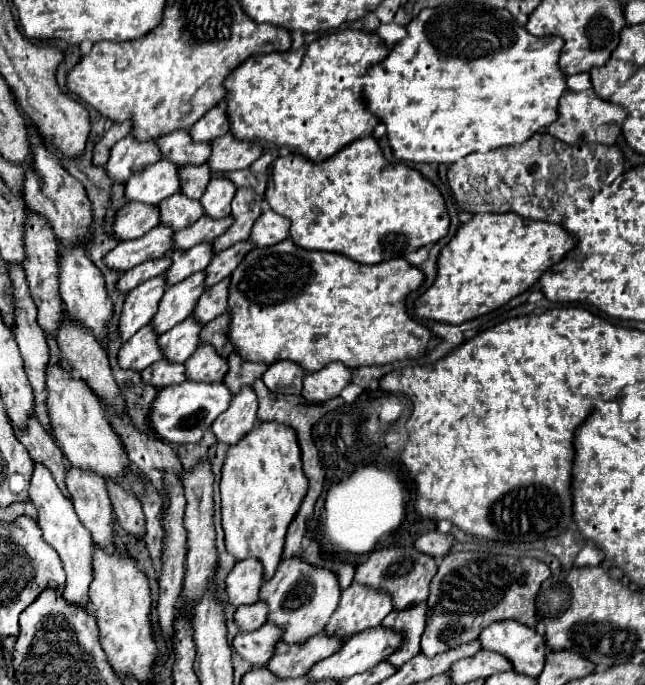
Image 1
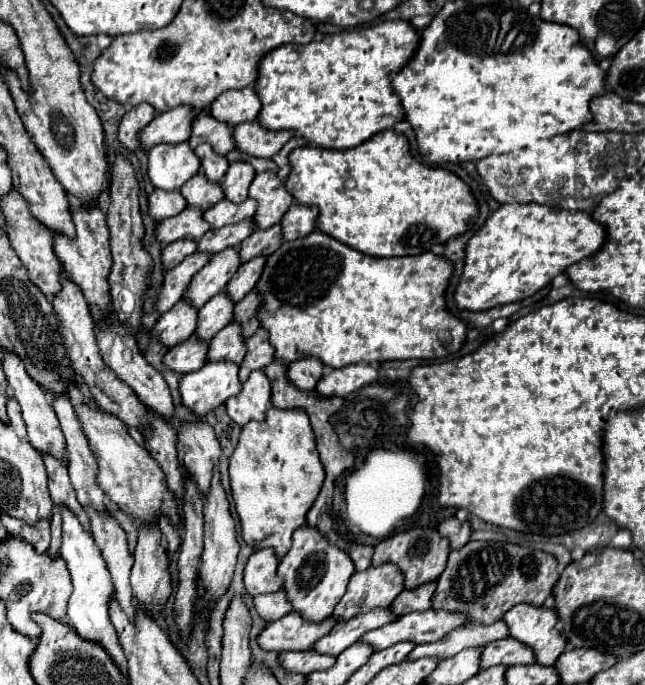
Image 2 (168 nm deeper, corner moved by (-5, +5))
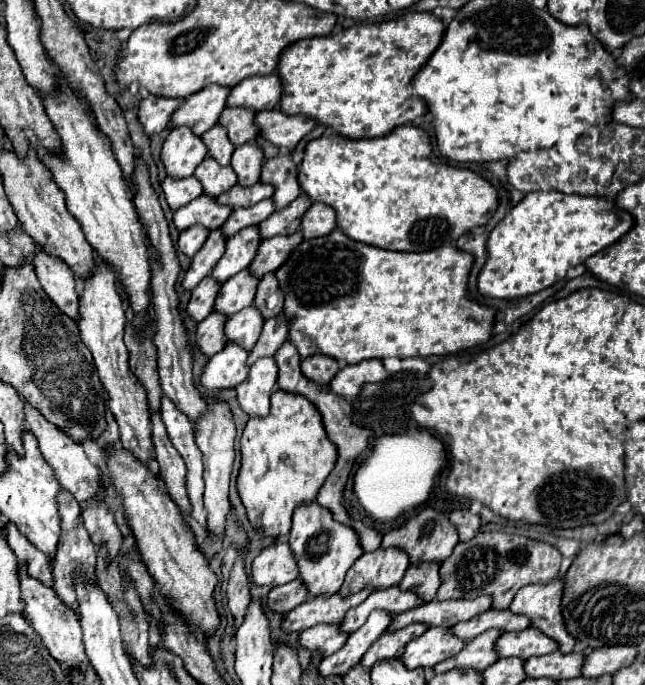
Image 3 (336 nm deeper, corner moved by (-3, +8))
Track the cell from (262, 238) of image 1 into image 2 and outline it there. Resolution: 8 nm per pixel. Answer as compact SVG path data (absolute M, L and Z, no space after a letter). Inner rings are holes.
M291 204L289 210L281 218L281 228L283 228L283 240L297 240L303 238L305 234L315 230L315 216L317 208L307 208L299 204Z

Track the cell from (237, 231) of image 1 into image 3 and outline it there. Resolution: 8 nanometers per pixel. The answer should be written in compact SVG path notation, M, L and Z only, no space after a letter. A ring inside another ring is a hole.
M289 153L287 155L277 155L277 157L265 161L261 181L275 185L273 201L275 201L277 209L287 207L301 193L301 187L299 187L299 181L297 181L297 171L299 169L293 163Z

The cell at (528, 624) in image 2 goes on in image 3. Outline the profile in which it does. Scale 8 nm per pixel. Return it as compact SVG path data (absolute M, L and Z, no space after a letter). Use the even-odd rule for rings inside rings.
M553 579L549 583L531 583L517 591L511 611L527 615L533 621L533 627L555 639L563 653L571 653L575 647L575 637L567 633L563 615L561 615L561 597L563 597L563 579Z

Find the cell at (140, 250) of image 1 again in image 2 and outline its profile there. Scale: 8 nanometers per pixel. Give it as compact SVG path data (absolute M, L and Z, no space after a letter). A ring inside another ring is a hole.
M187 206L177 216L171 216L167 220L161 220L155 226L155 240L163 246L175 242L175 240L197 240L201 234L205 234L209 228L203 222L201 210L193 210Z

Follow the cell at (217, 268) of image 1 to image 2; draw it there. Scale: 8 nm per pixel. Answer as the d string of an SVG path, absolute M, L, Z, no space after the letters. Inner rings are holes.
M271 226L269 230L255 230L249 238L239 244L241 262L249 262L257 256L269 256L281 244L281 226Z

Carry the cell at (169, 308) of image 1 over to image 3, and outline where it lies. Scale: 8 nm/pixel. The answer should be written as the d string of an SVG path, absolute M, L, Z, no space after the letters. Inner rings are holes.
M257 225L241 229L237 235L229 237L225 255L221 257L221 263L217 263L217 267L211 271L211 275L219 283L225 283L235 273L239 273L241 269L251 265L251 261L257 255L259 245L261 245L261 235L259 235L259 227Z

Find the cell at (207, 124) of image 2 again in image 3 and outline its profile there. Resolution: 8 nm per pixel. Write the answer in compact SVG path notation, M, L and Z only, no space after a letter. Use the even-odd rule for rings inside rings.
M227 107L219 117L219 123L227 127L231 143L243 145L255 141L259 135L259 127L255 125L255 115L257 115L255 109L251 111L247 107Z

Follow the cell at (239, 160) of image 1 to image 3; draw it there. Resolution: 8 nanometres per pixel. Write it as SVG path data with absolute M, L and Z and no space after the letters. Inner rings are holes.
M273 109L259 111L257 125L261 129L261 137L265 137L277 147L293 151L297 143L317 125L317 121L303 115L285 115L279 109Z

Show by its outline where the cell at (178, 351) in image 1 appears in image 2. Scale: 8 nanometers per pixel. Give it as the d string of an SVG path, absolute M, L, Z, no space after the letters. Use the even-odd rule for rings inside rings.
M225 292L217 294L215 298L211 298L197 314L197 328L195 328L195 336L201 342L209 342L225 324L229 324L233 320L233 302L227 298Z

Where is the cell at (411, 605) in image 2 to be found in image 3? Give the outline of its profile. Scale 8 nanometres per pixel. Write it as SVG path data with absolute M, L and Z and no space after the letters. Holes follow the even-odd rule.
M425 561L425 563L413 563L407 567L399 587L405 591L415 591L419 593L425 601L431 601L441 585L439 577L439 567L441 563L437 561Z

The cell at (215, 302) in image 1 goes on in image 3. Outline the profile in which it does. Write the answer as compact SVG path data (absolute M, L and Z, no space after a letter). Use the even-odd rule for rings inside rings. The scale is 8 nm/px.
M301 231L295 235L275 235L271 239L265 239L257 251L257 257L249 265L251 271L255 271L255 275L259 277L277 271L291 257L291 253L301 245L301 241L303 241Z

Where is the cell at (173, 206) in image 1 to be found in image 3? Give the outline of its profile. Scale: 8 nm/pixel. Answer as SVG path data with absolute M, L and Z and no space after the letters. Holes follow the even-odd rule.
M205 157L203 163L197 167L195 171L195 177L201 179L201 185L203 185L203 191L205 195L221 195L223 191L229 191L235 183L237 183L237 175L233 171L231 165L227 167L221 167L219 163L215 163L213 157Z

